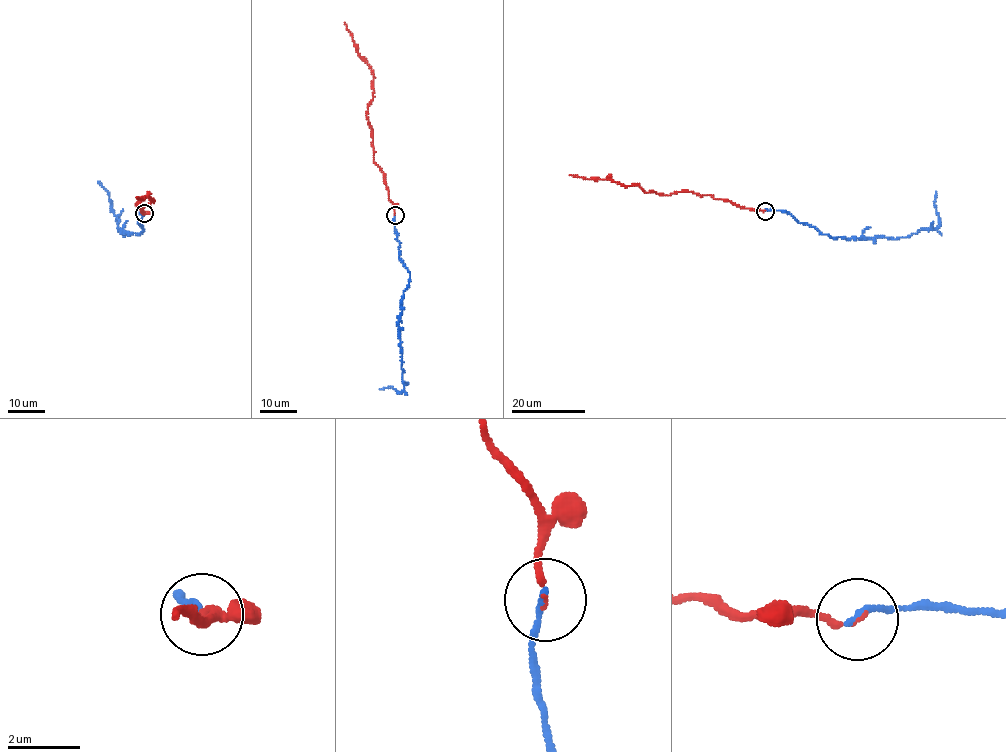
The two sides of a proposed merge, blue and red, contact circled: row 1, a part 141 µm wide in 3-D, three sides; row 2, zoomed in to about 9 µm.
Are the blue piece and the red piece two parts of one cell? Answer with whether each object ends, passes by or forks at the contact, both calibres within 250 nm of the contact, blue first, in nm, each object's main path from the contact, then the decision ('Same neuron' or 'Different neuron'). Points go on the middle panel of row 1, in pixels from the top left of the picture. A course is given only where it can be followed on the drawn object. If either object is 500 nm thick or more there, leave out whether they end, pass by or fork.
At the ring blue ends. At the ring red ends. Thickness 180 nm (blue) against 130 nm. Course of blue: (395, 214), (399, 258), (409, 273), (398, 322), (404, 389), (401, 392), (391, 386), (378, 389). Course of red: (395, 214), (385, 174), (374, 162), (371, 129), (367, 116), (373, 95), (374, 74), (359, 55), (345, 23). Same neuron

